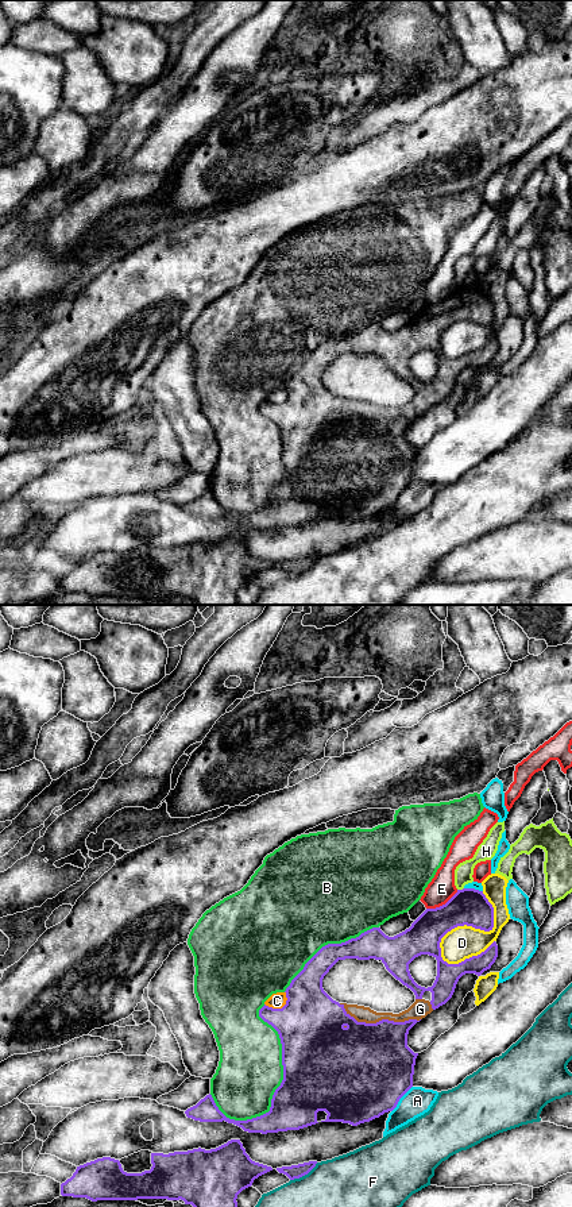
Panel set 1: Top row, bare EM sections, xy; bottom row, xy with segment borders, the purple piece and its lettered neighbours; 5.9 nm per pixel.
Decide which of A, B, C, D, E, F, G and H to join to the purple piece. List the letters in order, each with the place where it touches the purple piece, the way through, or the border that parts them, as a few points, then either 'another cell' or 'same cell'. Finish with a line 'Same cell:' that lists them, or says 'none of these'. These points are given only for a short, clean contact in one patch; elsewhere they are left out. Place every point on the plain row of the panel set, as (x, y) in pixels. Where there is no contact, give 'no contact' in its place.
A: contact xy (399, 493); another cell
B: contact xy (283, 471); another cell
C: contact xy (279, 404); another cell
D: contact xy (471, 320); another cell
E: contact xy (443, 300); another cell
F: contact xy (304, 570); another cell
G: contact xy (379, 416); same cell
H: contact xy (460, 285); another cell
Same cell: G

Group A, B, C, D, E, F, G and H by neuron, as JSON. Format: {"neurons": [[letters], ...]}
{"neurons": [["A"], ["B"], ["C"], ["D"], ["E"], ["F"], ["G"], ["H"]]}

